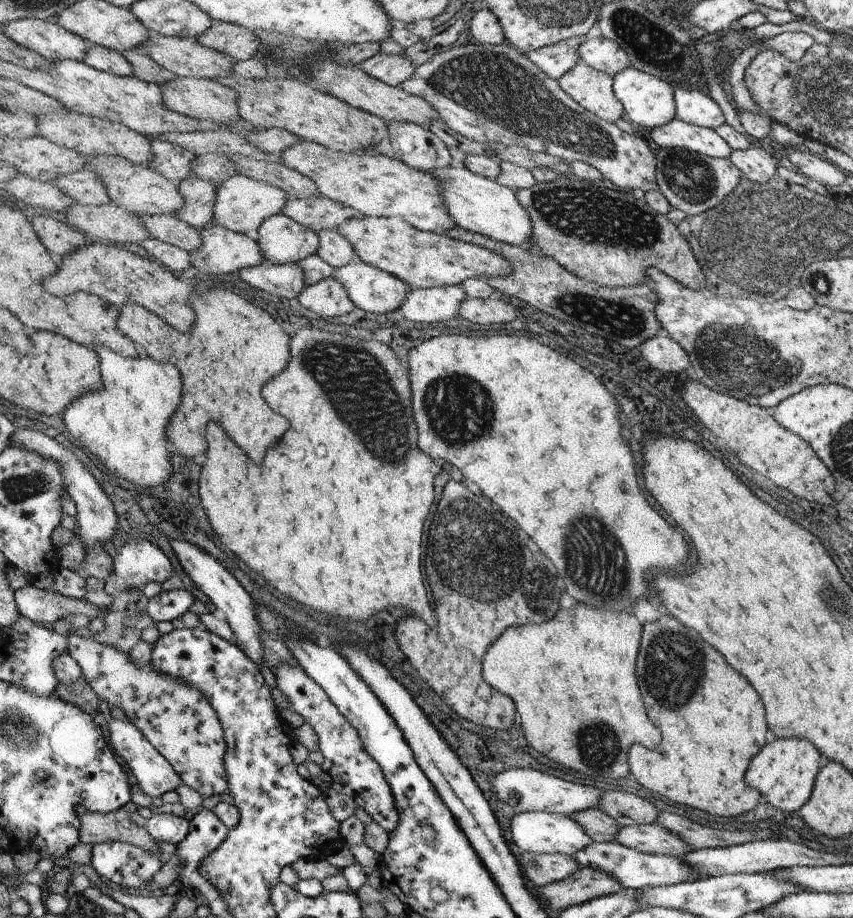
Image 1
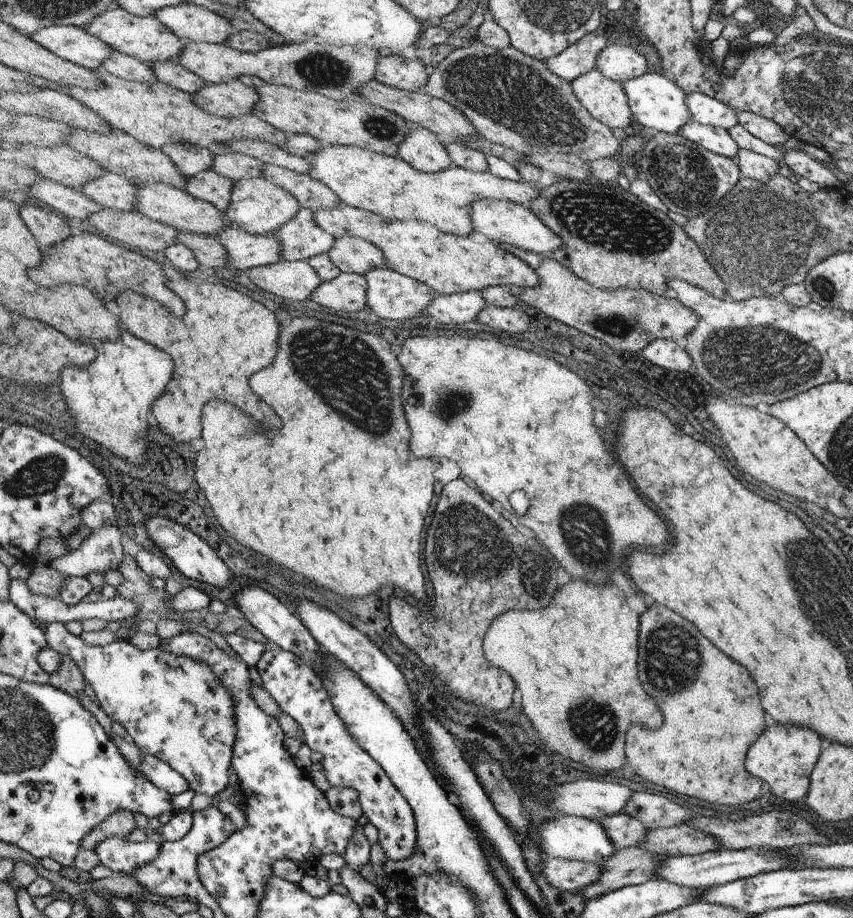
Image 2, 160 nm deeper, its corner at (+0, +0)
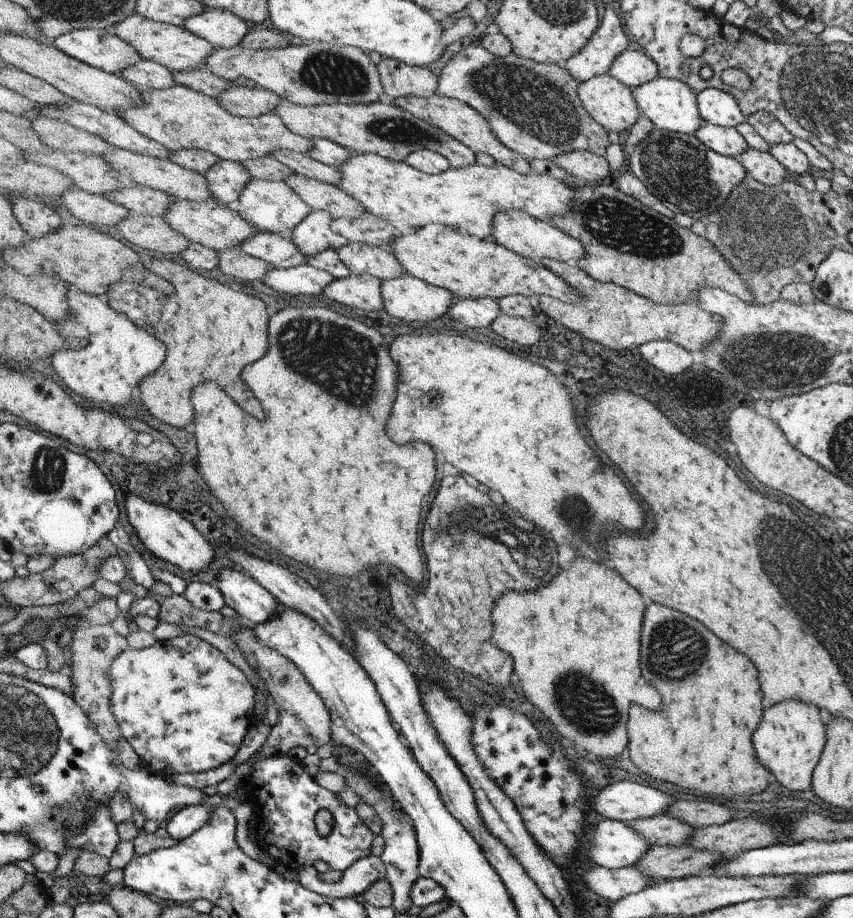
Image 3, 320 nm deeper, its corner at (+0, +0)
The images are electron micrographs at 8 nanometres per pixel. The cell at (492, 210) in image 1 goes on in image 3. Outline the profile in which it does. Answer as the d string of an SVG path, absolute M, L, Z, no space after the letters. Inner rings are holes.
M516 209L503 211L496 216L492 226L492 240L504 245L508 250L528 257L539 264L542 264L540 262L542 258L575 263L582 261L587 256L583 243L578 239L561 231L551 221L534 218L524 211L517 211Z

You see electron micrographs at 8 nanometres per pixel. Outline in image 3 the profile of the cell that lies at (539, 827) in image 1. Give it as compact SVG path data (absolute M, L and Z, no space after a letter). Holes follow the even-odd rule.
M602 820L592 829L590 858L607 869L634 867L651 850L651 844L629 823Z

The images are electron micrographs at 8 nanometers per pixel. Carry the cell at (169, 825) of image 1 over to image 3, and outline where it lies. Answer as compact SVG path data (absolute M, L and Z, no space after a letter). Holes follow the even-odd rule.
M200 803L190 805L181 809L177 809L163 826L172 838L181 841L189 837L193 832L200 830L204 823L209 821L215 806L208 803Z

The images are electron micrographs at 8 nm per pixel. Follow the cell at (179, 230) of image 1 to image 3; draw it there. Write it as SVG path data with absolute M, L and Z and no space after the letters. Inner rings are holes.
M240 246L219 251L219 270L228 276L250 282L263 280L268 271L276 268L273 264L244 252Z

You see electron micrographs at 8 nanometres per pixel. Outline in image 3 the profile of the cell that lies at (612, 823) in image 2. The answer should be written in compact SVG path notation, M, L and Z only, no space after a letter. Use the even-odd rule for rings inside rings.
M668 815L638 819L632 825L650 844L686 845L689 837L696 830L691 824Z

